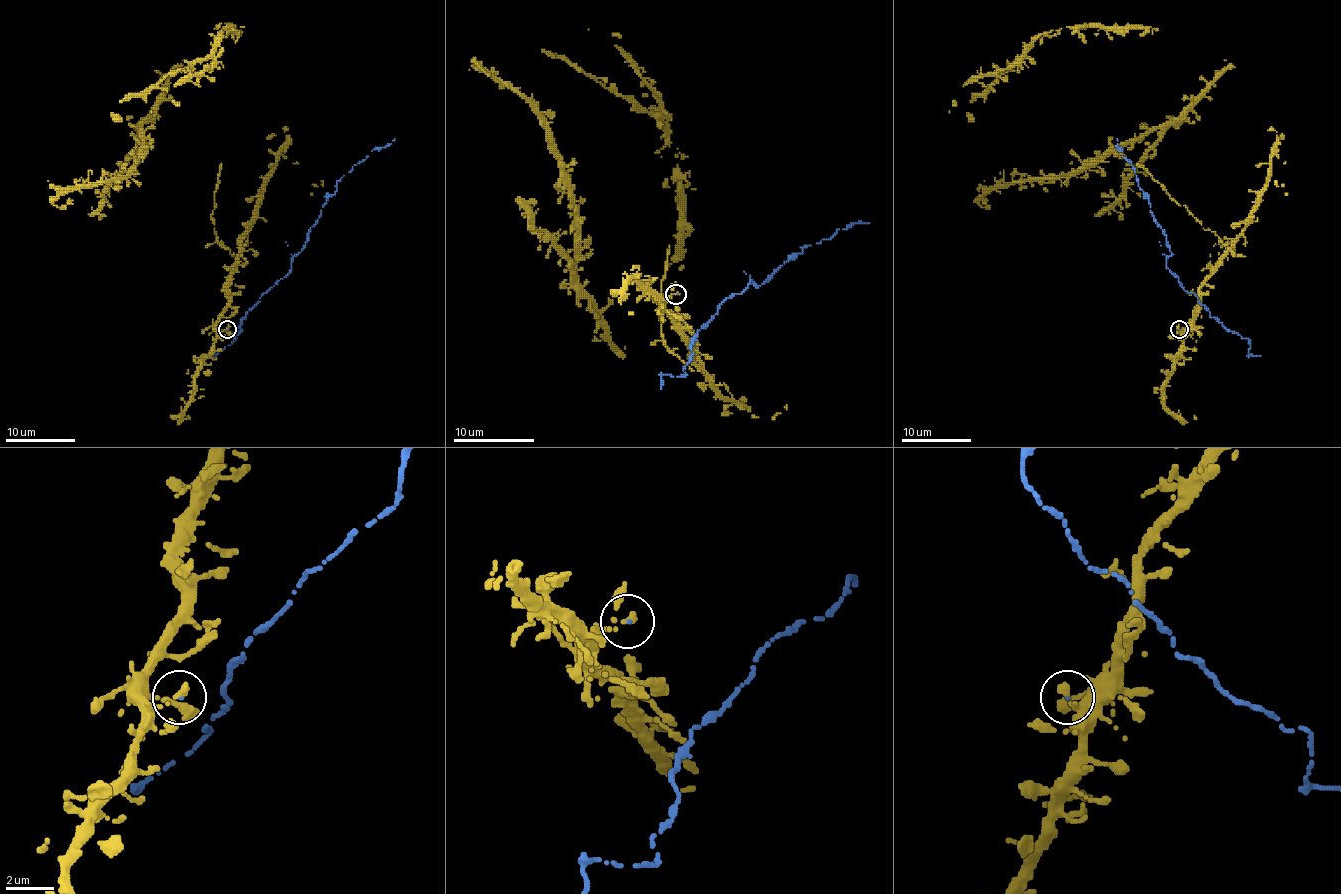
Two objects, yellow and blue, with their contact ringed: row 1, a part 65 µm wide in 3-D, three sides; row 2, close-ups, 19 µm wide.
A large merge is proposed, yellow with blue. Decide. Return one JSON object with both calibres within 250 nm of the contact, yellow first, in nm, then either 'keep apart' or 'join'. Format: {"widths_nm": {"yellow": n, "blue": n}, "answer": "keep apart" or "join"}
{"widths_nm": {"yellow": 300, "blue": 70}, "answer": "join"}

